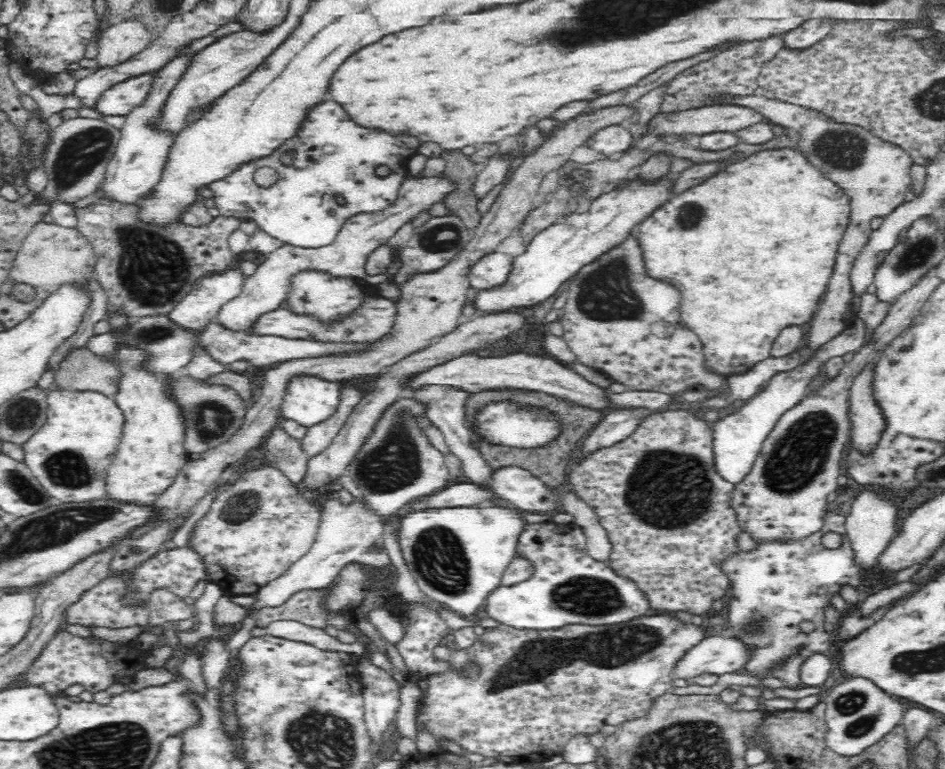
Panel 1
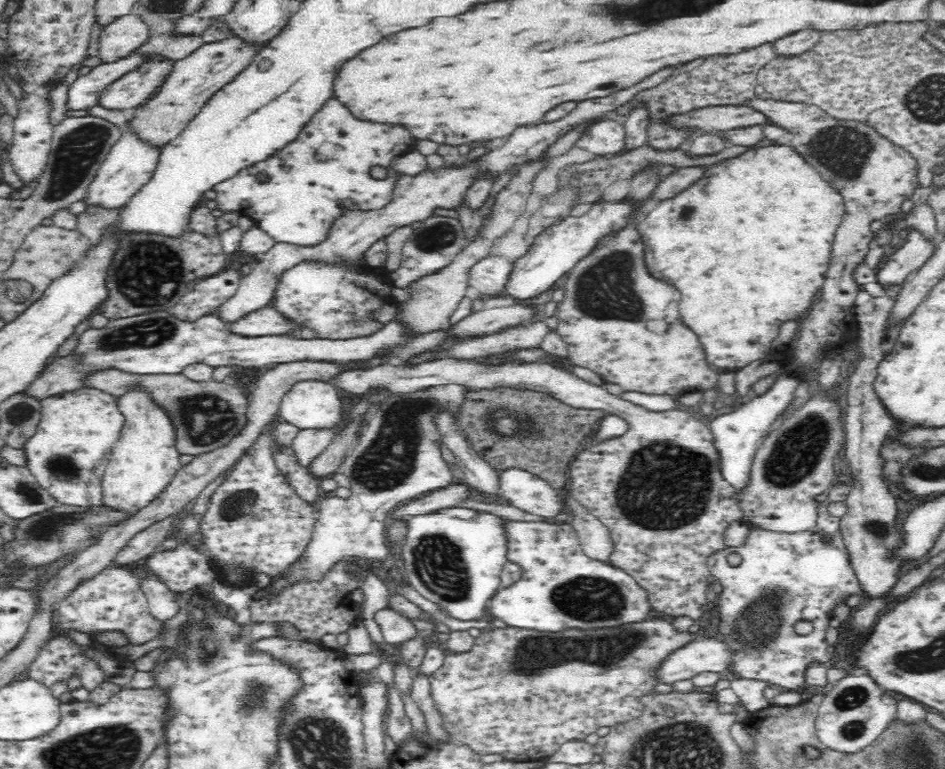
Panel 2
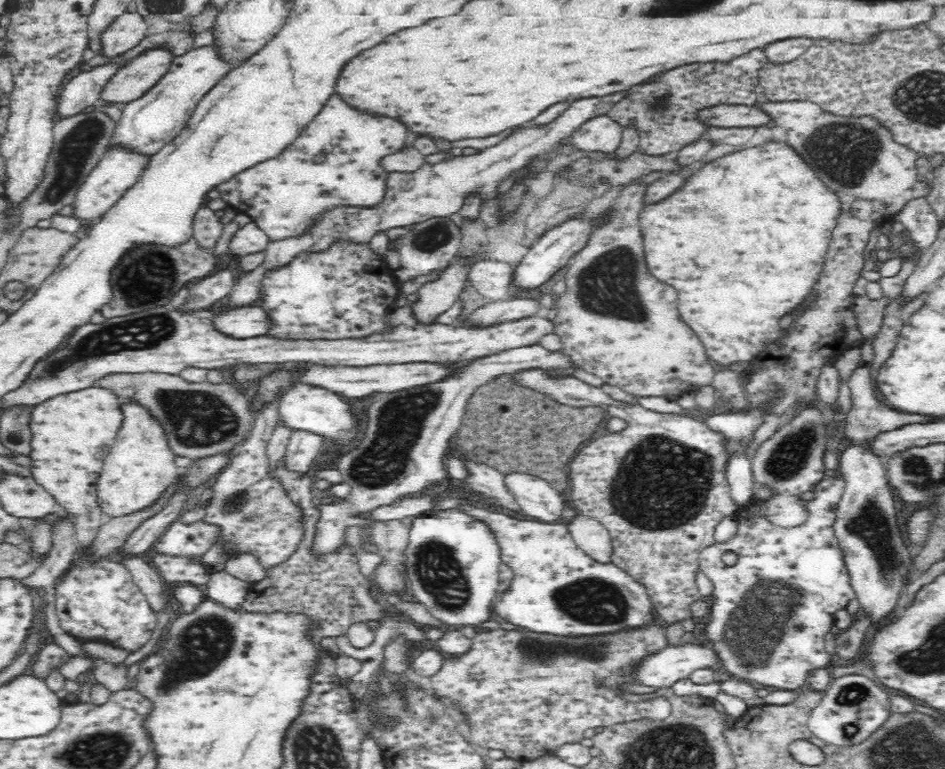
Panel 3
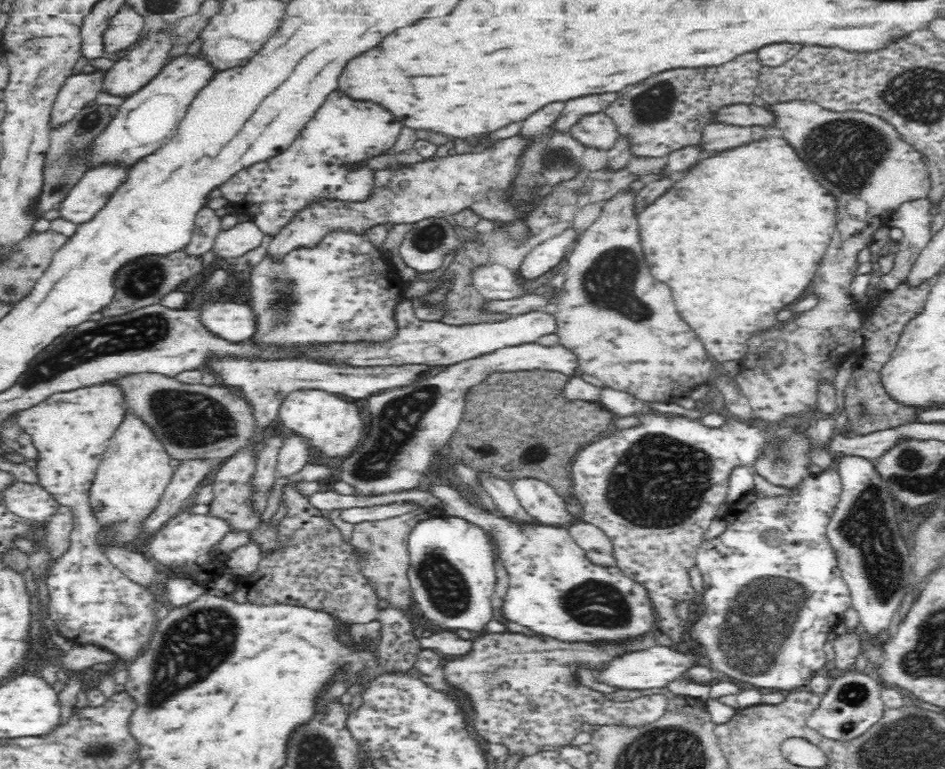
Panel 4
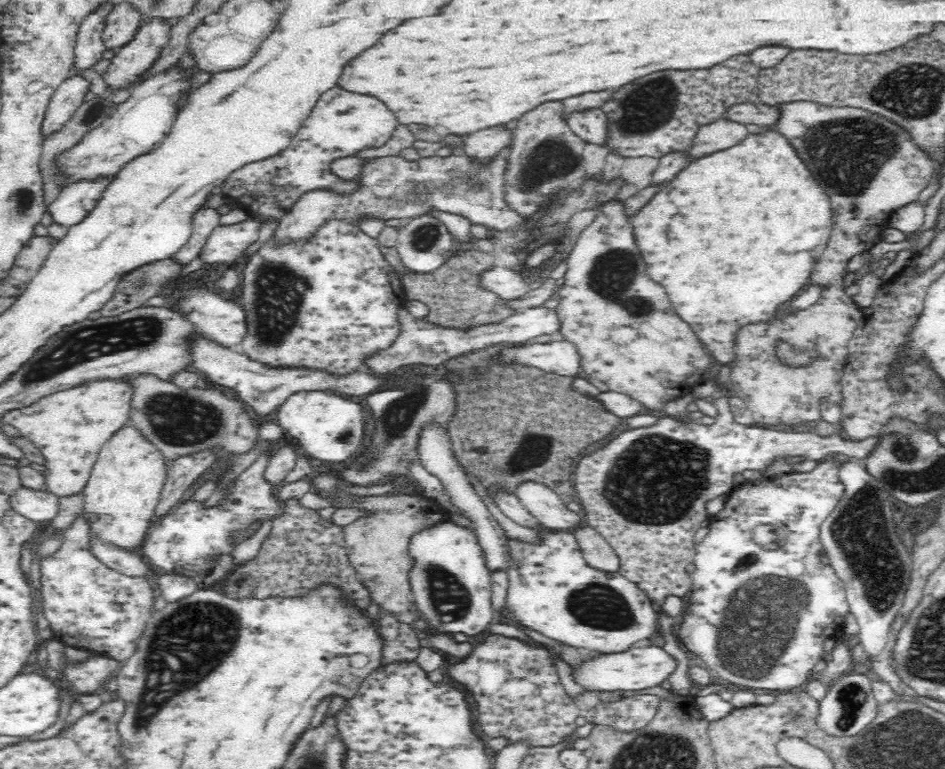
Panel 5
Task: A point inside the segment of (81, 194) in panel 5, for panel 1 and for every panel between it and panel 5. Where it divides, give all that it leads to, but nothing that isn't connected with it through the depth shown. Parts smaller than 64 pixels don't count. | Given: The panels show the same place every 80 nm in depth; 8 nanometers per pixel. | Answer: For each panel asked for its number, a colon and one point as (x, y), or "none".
1: (139, 156)
2: (130, 162)
3: (118, 169)
4: (92, 190)

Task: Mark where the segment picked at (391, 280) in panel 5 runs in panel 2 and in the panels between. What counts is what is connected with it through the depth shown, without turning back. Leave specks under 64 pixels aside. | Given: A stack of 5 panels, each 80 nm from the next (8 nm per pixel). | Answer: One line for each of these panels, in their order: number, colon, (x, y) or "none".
2: (336, 300)
3: (345, 291)
4: (343, 290)

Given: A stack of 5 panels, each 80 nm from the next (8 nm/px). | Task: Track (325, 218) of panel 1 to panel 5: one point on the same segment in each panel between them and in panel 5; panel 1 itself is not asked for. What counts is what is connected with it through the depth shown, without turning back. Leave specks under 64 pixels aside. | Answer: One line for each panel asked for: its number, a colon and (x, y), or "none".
2: (327, 169)
3: (336, 160)
4: (319, 163)
5: (342, 123)

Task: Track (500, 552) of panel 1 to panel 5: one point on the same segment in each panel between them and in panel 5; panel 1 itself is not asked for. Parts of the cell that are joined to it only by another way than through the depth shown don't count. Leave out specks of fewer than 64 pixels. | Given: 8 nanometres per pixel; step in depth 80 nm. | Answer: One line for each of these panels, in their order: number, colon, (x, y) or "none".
2: (453, 557)
3: (452, 562)
4: (452, 576)
5: (452, 589)

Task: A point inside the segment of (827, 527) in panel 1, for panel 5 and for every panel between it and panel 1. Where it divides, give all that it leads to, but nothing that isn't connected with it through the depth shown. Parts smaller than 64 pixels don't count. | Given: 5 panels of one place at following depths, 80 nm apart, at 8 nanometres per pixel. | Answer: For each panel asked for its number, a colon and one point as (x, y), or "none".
2: (783, 578)
3: (781, 572)
4: (767, 608)
5: (757, 616)

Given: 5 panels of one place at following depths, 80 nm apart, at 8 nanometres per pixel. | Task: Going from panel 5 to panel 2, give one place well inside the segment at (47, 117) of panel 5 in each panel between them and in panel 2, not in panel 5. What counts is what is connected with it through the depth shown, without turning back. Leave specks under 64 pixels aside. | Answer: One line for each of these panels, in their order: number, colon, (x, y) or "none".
2: (84, 93)
3: (83, 92)
4: (79, 90)

